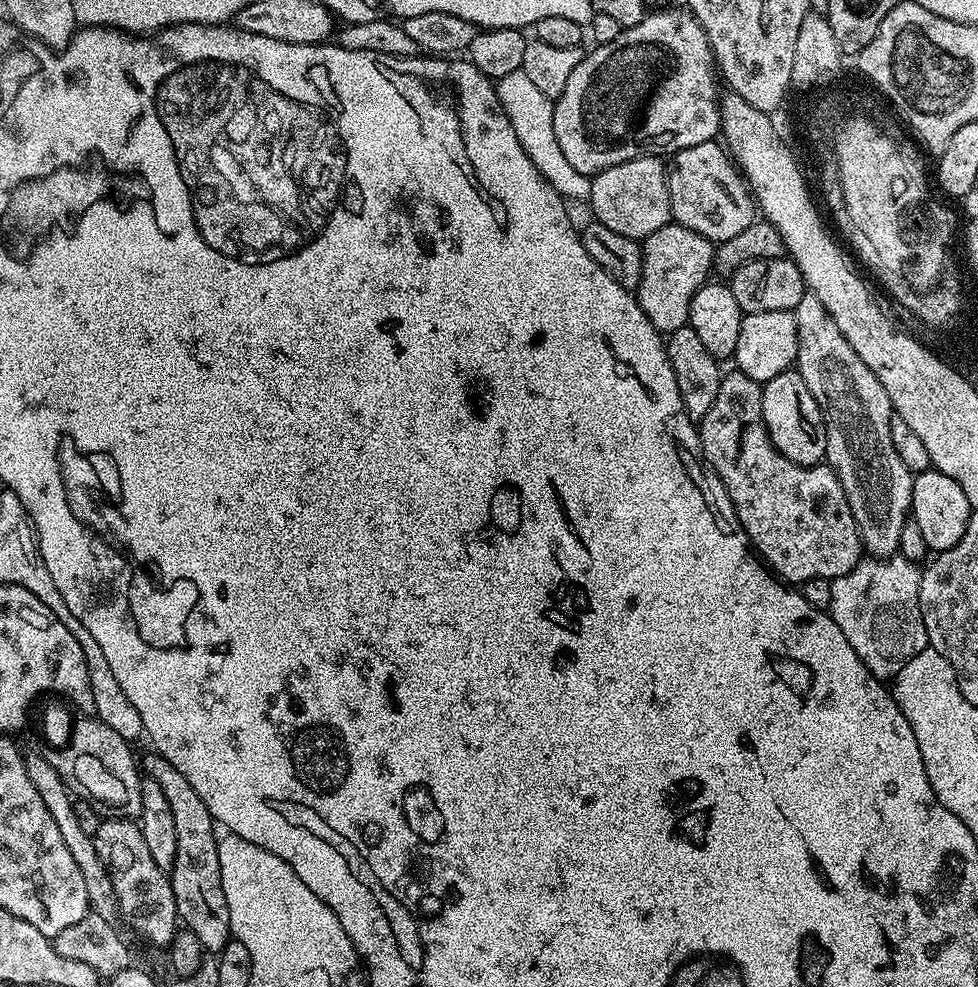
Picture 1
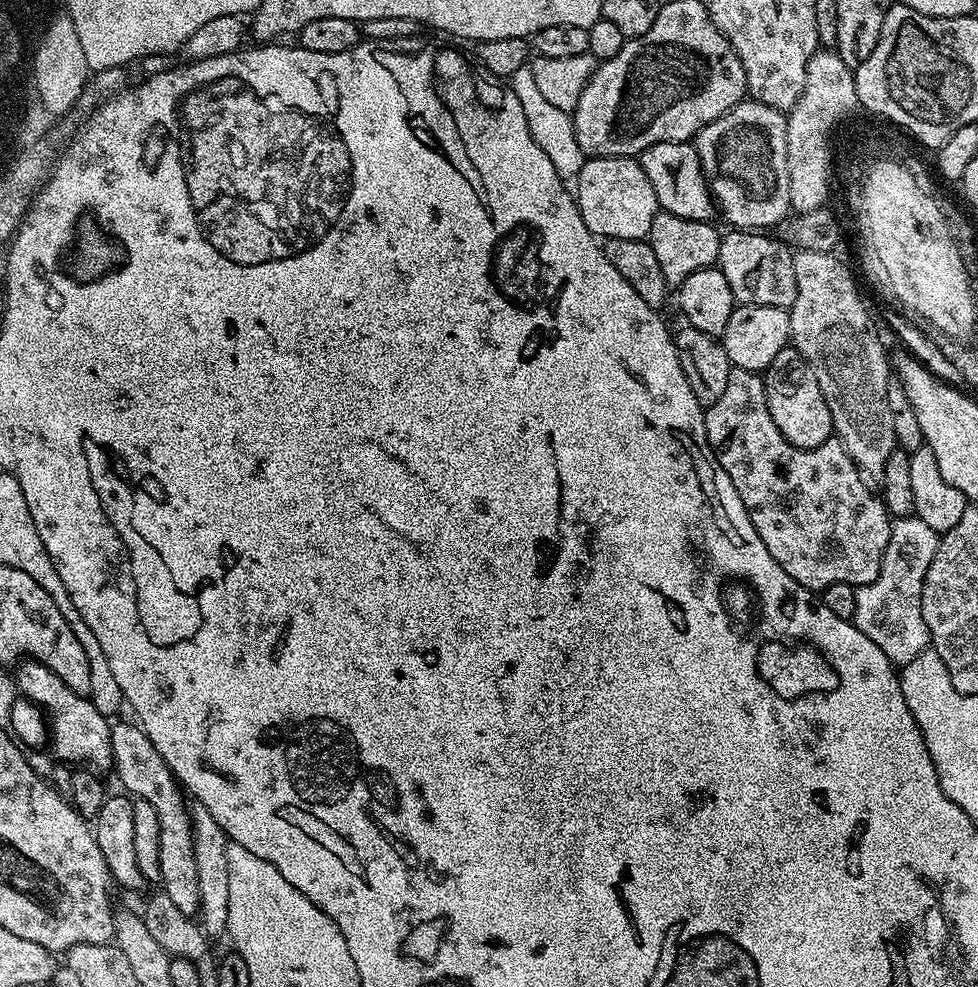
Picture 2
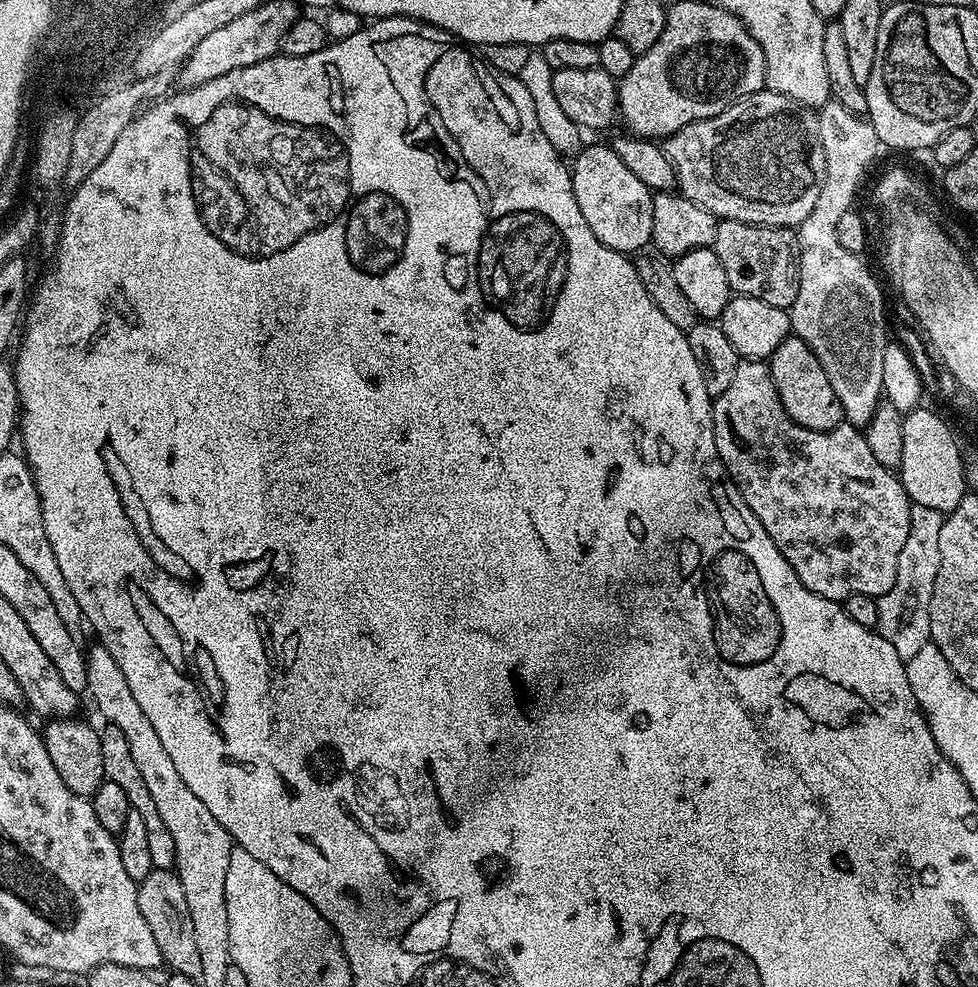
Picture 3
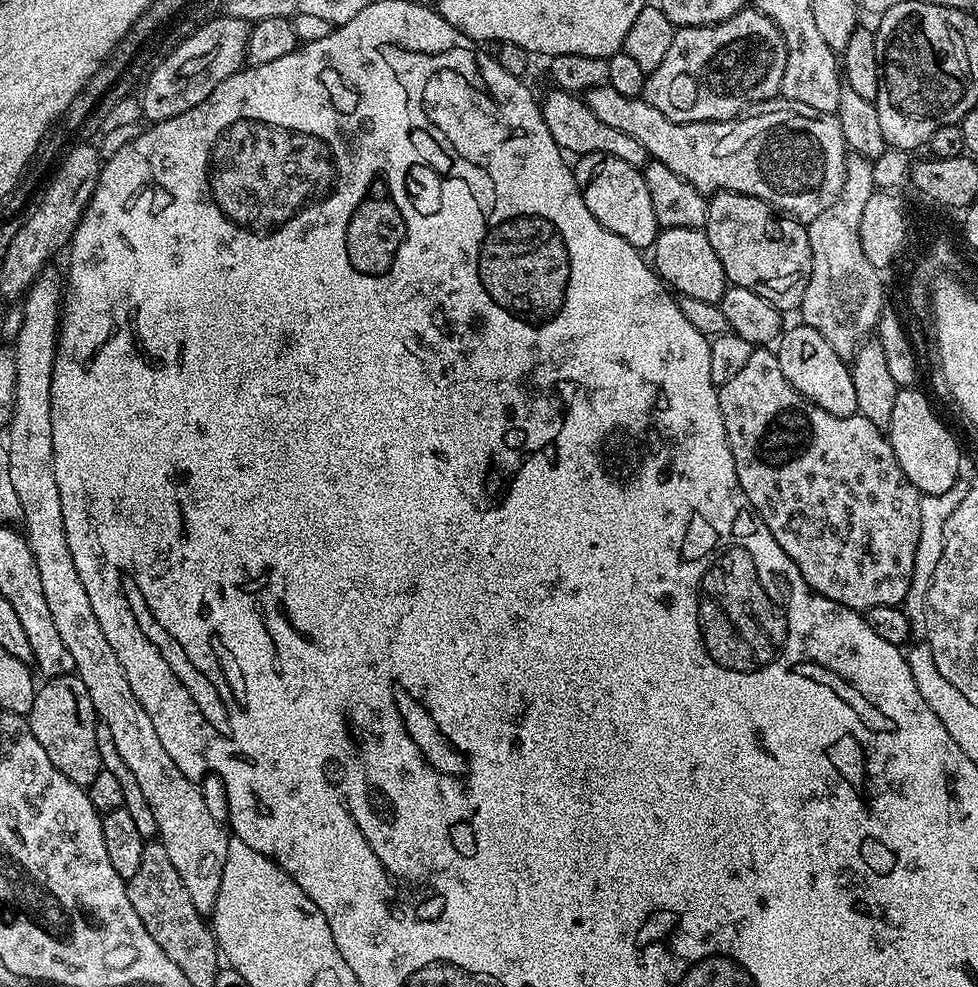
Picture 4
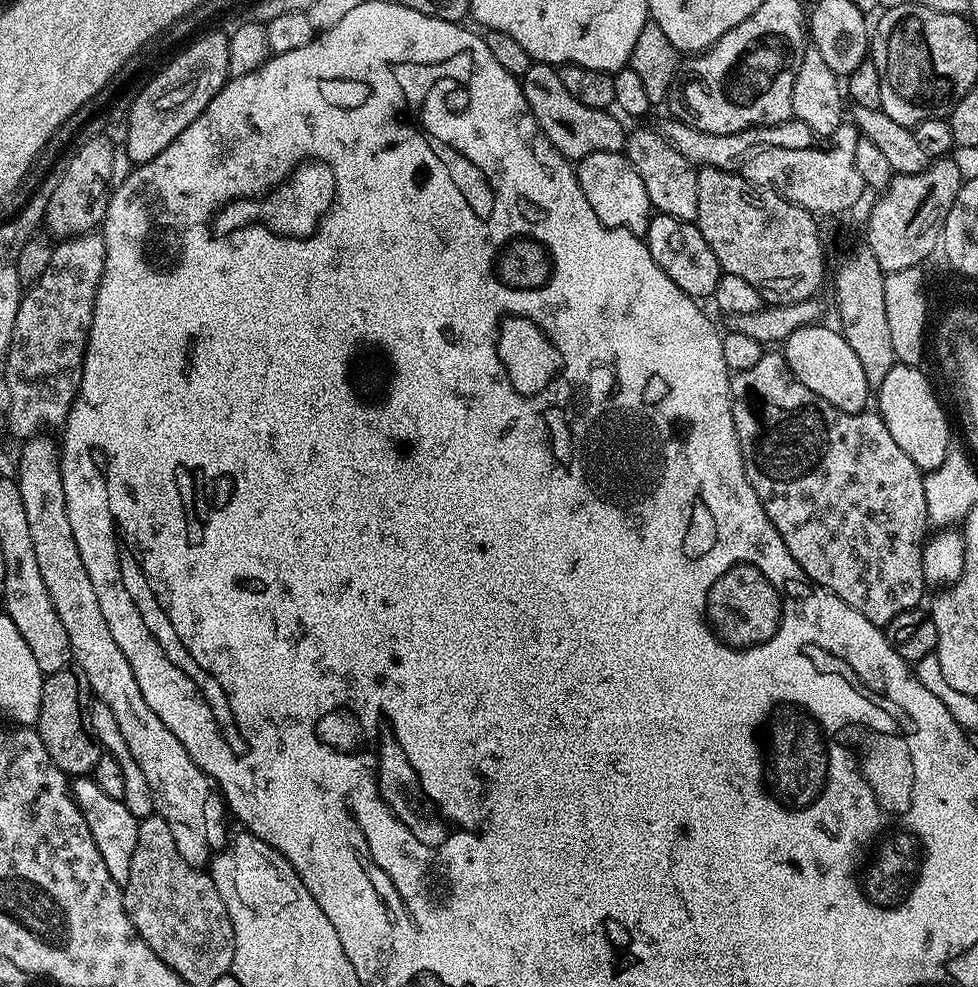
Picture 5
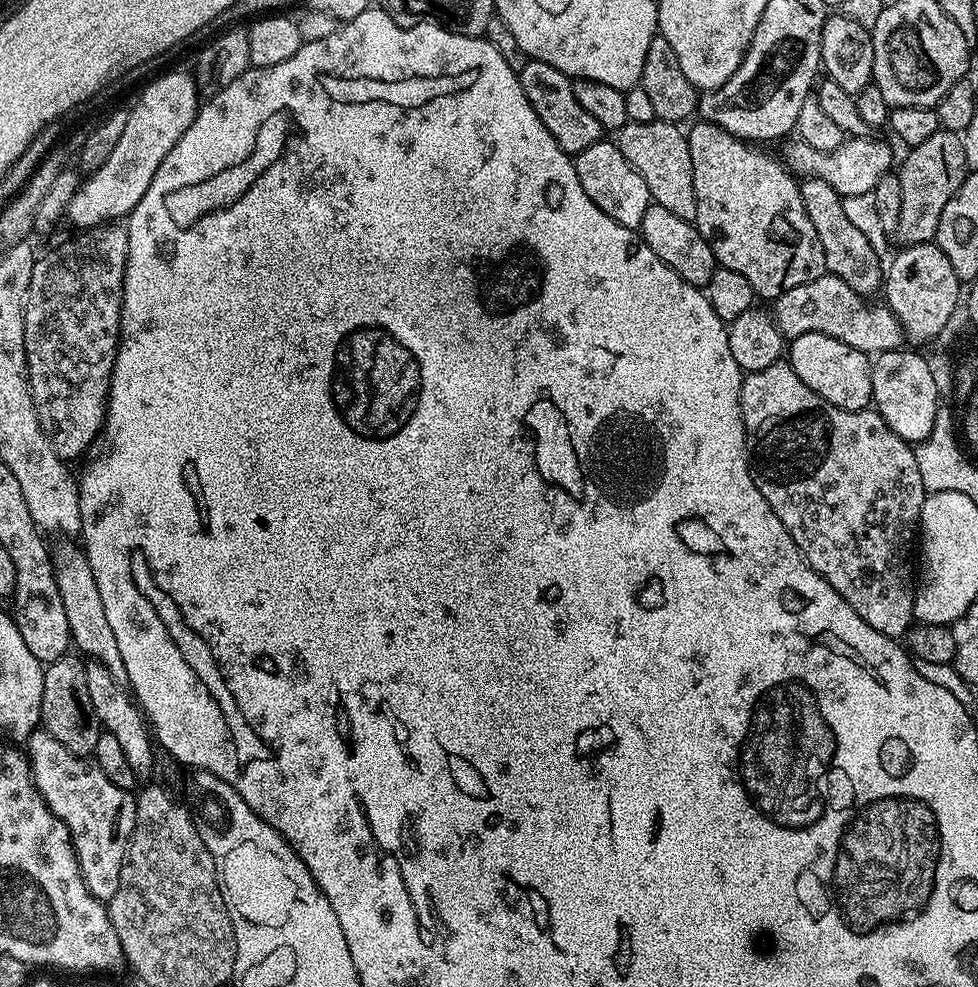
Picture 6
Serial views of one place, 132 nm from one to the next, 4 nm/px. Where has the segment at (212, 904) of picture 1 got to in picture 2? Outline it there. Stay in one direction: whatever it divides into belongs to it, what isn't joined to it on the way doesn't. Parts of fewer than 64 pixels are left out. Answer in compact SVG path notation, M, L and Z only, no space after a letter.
M139 723L111 725L110 750L112 751L112 768L120 779L125 793L137 800L150 802L154 814L158 814L158 866L162 866L162 891L174 901L174 906L182 914L195 917L200 911L198 898L198 866L194 863L194 838L192 837L192 814L176 775L166 766L162 754L154 750L147 734L140 729Z

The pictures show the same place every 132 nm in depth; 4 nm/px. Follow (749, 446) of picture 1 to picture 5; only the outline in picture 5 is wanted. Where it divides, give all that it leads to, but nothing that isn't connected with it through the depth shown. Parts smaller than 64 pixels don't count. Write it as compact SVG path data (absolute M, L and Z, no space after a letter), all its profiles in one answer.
M776 350L765 351L758 358L758 362L754 362L754 366L750 366L750 370L735 373L731 377L731 382L734 430L738 434L746 478L750 482L754 494L758 494L758 498L763 502L770 522L774 522L774 530L778 530L778 534L782 534L782 542L786 542L786 550L794 558L794 562L798 562L798 566L802 566L802 570L808 575L809 580L816 587L830 590L838 598L842 598L842 602L846 602L854 610L858 610L858 614L862 614L870 623L877 626L890 623L894 618L898 618L898 614L902 614L906 610L921 607L922 601L920 599L923 598L924 591L926 591L924 546L930 532L926 494L924 493L924 476L920 468L914 466L914 462L910 462L908 455L898 447L898 442L894 442L890 430L886 430L880 415L872 410L843 412L830 406L830 402L818 398L818 394L814 394L814 390L806 390L806 386L802 386L802 382L798 382L798 378L794 378L783 355Z

